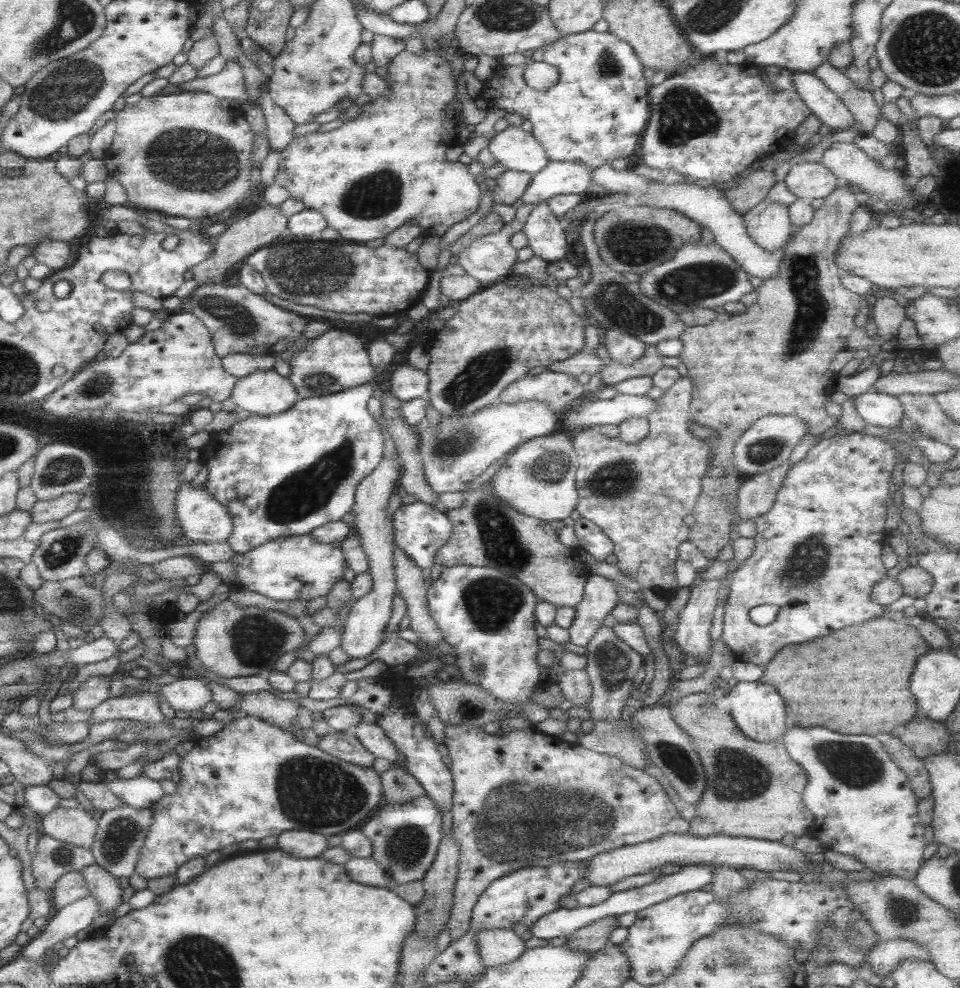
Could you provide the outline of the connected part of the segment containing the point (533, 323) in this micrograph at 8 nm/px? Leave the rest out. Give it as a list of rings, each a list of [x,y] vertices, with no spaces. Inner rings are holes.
[[[512,273],[504,280],[485,286],[467,299],[458,302],[459,309],[447,320],[440,330],[431,335],[427,343],[430,364],[428,400],[441,416],[466,416],[487,406],[498,403],[498,395],[519,378],[528,374],[534,366],[546,366],[556,361],[573,357],[585,349],[584,330],[590,319],[582,319],[572,311],[560,293],[544,285],[523,290],[509,282],[517,275]]]

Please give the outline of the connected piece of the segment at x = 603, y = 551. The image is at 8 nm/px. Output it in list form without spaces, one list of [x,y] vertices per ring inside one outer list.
[[[578,518],[573,525],[579,545],[588,552],[596,562],[604,562],[613,554],[613,542],[591,520]]]

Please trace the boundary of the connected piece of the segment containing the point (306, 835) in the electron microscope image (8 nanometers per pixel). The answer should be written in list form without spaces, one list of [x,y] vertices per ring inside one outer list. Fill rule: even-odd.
[[[292,830],[278,836],[275,848],[294,858],[318,858],[328,848],[328,841],[323,834]]]

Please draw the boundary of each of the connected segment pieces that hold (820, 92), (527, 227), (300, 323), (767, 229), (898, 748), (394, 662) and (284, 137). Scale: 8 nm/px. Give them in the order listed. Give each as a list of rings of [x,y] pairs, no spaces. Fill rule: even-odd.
[[[792,72],[793,83],[800,99],[822,125],[839,133],[850,130],[855,120],[837,94],[823,85],[813,72]]]
[[[540,202],[530,212],[521,230],[532,253],[549,263],[567,256],[569,244],[564,233],[565,226],[566,223],[552,214],[545,202]]]
[[[239,283],[204,284],[196,287],[186,298],[192,306],[192,314],[200,317],[200,320],[211,330],[215,353],[222,358],[229,354],[249,354],[252,356],[269,355],[270,353],[284,352],[290,342],[302,338],[309,321],[304,316],[274,305],[263,296],[250,292]]]
[[[768,199],[754,205],[743,215],[750,239],[762,250],[783,249],[792,234],[789,206]]]
[[[890,736],[883,744],[890,758],[907,776],[917,799],[920,801],[930,797],[931,783],[923,759],[918,758],[897,736]]]
[[[396,594],[393,600],[392,615],[384,637],[385,642],[377,648],[374,654],[366,658],[350,659],[344,665],[335,666],[335,670],[346,674],[366,667],[376,659],[383,661],[389,668],[406,667],[413,660],[427,662],[430,656],[424,648],[419,650],[420,648],[413,643],[399,640],[399,624],[404,617],[406,617],[406,604],[402,597]]]
[[[261,92],[258,97],[258,108],[264,113],[266,119],[266,135],[272,151],[282,153],[284,148],[290,145],[294,138],[295,125],[292,119],[282,111],[281,107],[274,104],[274,100],[270,98],[269,92]]]

